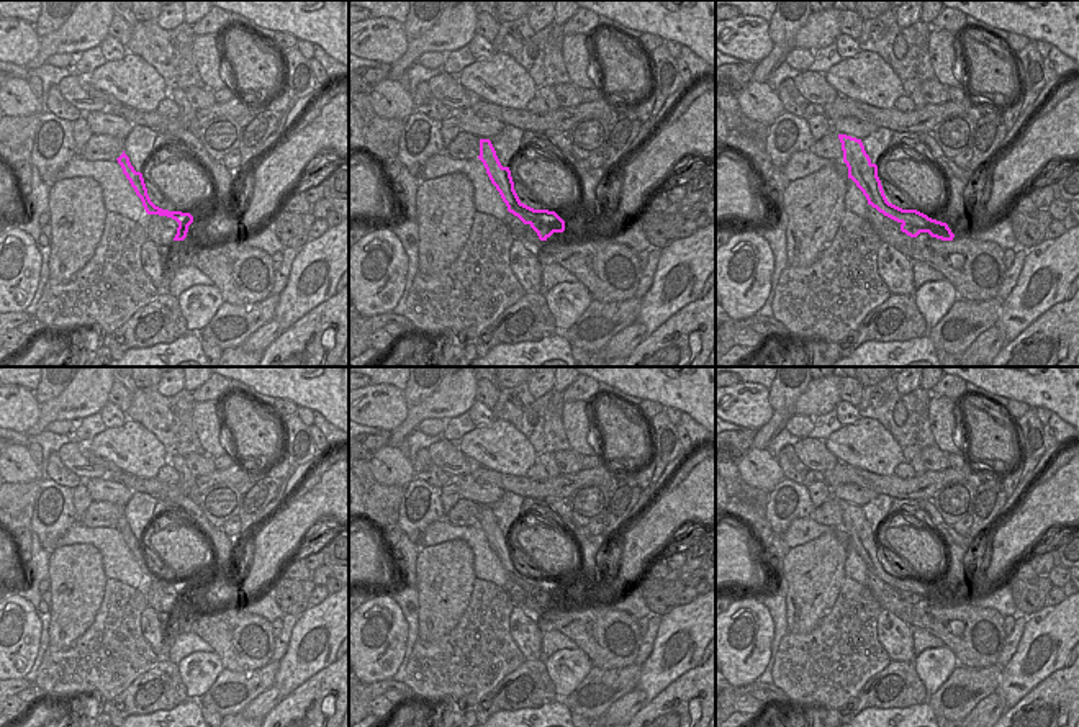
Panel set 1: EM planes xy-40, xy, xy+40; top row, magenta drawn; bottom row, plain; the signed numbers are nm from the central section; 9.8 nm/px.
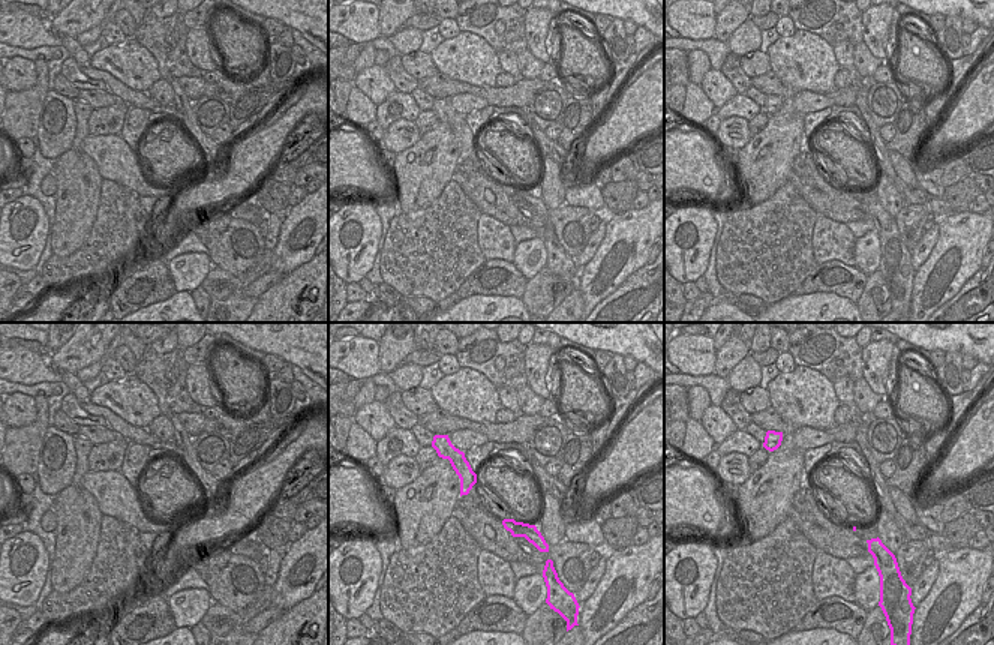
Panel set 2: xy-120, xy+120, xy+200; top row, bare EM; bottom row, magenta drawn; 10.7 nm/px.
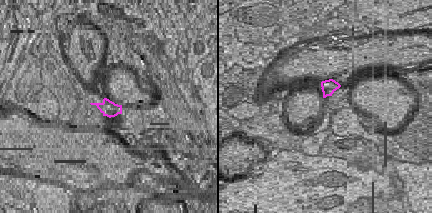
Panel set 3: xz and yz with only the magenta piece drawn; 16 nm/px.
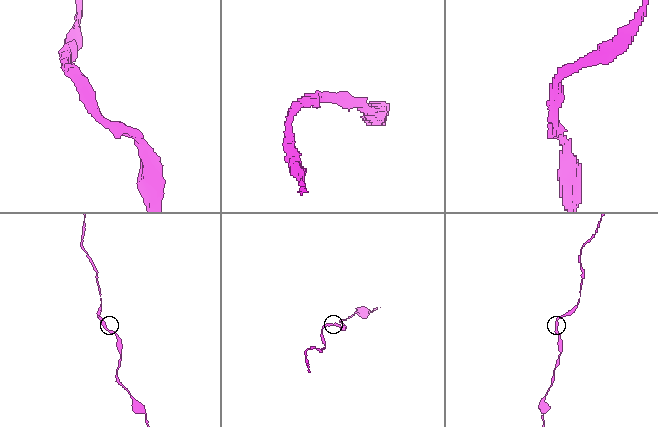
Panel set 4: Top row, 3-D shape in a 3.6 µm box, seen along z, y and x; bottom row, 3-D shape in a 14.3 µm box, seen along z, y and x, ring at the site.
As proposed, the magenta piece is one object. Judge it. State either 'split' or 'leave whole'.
leave whole

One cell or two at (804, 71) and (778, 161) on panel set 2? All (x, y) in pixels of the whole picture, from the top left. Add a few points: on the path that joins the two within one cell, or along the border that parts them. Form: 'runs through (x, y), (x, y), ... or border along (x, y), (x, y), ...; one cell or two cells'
runs through (789, 93), (787, 125), (783, 138); one cell

